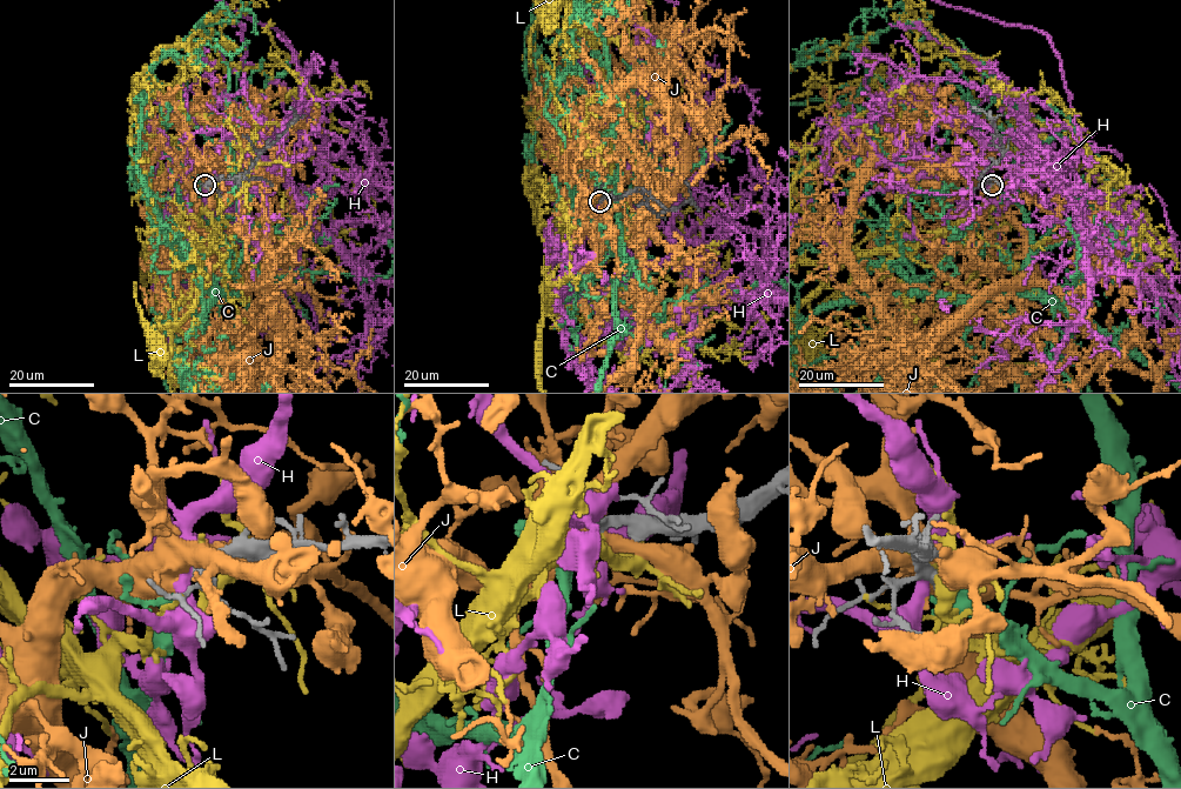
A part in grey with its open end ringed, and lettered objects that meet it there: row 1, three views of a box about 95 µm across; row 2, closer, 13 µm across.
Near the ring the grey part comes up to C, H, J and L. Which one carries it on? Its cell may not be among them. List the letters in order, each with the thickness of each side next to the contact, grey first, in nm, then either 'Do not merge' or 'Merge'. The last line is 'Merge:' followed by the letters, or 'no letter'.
C: Thickness 320 nm (grey) against 360 nm. Merge
H: Thickness 320 nm (grey) against 400 nm. Do not merge
J: Thickness 260 nm (grey) against 550 nm. Do not merge
L: Thickness 280 nm (grey) against 150 nm. Do not merge
Merge: C

